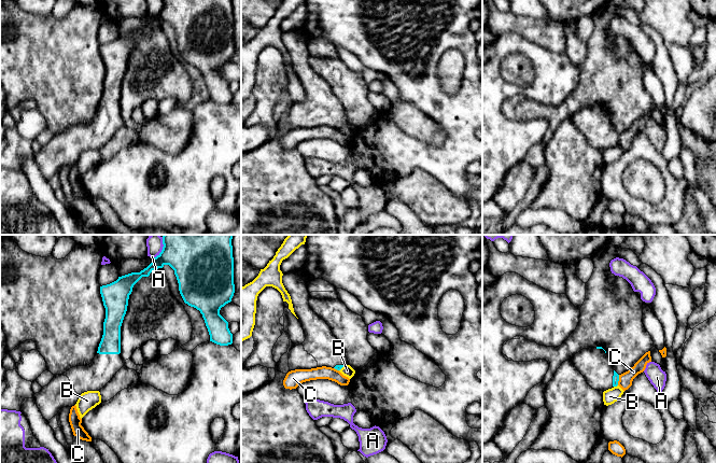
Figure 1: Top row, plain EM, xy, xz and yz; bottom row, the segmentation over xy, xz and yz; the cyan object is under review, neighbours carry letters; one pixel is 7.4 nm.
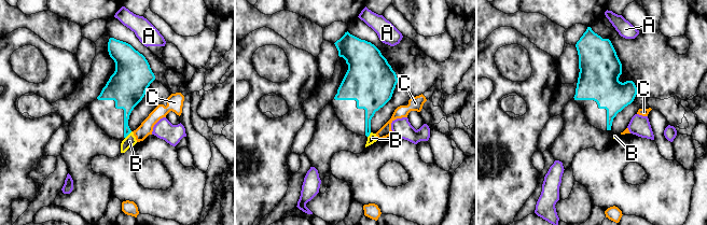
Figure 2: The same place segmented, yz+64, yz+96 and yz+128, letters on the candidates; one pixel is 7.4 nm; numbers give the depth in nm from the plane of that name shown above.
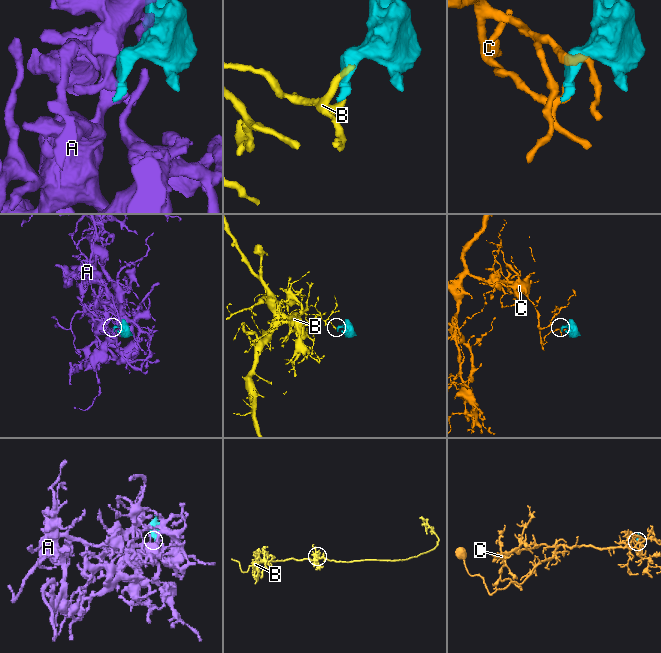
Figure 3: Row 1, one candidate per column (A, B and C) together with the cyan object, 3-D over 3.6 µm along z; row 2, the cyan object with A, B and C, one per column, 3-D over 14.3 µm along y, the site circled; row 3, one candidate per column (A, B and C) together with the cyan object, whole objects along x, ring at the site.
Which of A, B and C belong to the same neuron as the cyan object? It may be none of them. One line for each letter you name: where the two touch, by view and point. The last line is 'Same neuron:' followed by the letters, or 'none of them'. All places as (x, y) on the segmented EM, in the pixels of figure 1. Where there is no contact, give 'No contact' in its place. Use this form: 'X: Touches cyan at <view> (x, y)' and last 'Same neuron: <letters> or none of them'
Same neuron: none of them

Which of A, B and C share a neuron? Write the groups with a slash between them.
A / B / C

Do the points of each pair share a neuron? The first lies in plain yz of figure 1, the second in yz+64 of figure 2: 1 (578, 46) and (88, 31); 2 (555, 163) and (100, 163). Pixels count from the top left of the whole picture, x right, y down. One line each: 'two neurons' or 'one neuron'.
1: two neurons
2: two neurons

